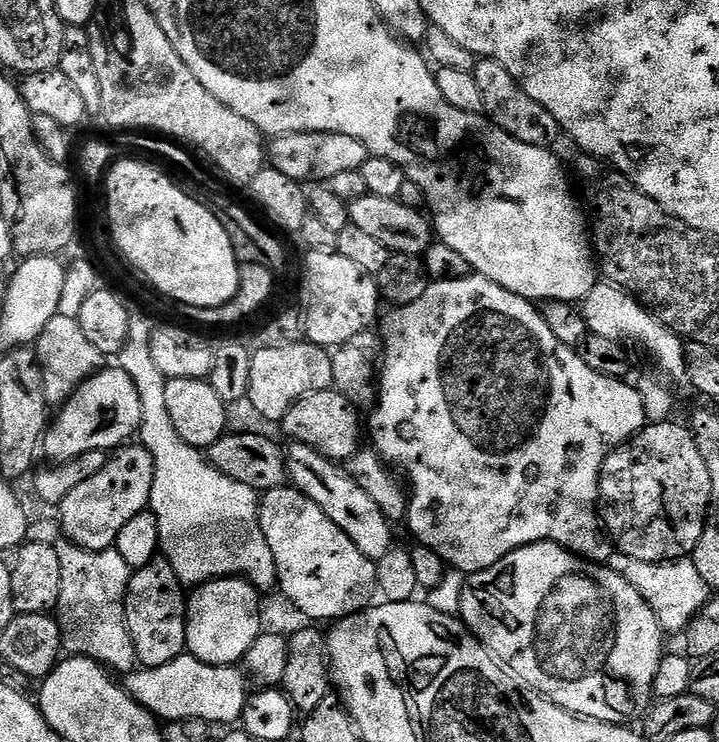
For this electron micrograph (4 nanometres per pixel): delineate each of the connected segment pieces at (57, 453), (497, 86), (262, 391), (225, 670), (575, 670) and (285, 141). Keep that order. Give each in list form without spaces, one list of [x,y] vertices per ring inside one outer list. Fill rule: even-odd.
[[[105,366],[89,376],[84,383],[76,387],[69,400],[59,405],[57,414],[49,423],[42,441],[43,455],[48,455],[52,462],[63,462],[75,456],[86,454],[87,451],[104,451],[107,454],[129,443],[139,433],[142,422],[142,398],[138,394],[138,386],[126,370],[119,366]]]
[[[477,59],[474,73],[479,88],[482,90],[482,102],[484,103],[483,115],[490,121],[492,127],[500,128],[506,134],[518,138],[518,142],[526,142],[530,146],[539,148],[552,148],[557,136],[560,135],[560,123],[522,86],[506,69],[493,60]]]
[[[301,342],[273,348],[257,348],[252,352],[247,399],[252,400],[253,410],[264,420],[283,421],[290,406],[301,396],[308,396],[311,392],[326,392],[332,387],[332,357],[329,349]]]
[[[191,654],[174,658],[174,662],[166,662],[166,666],[133,670],[123,677],[122,684],[160,722],[204,719],[211,726],[235,725],[250,695],[249,681],[239,667],[214,666],[207,659],[200,657],[199,660]]]
[[[539,540],[536,544],[516,548],[510,554],[506,554],[506,558],[494,562],[494,566],[481,572],[471,573],[464,582],[459,619],[511,675],[522,678],[544,699],[553,700],[558,707],[564,708],[576,716],[597,720],[603,724],[628,726],[633,723],[631,720],[639,721],[654,703],[654,678],[658,674],[660,660],[666,654],[666,648],[664,648],[666,633],[660,627],[654,610],[650,610],[650,606],[644,601],[642,594],[638,594],[638,590],[634,590],[634,586],[630,586],[628,579],[618,575],[613,568],[600,562],[589,562],[583,556],[568,551],[567,548],[552,540]]]
[[[295,132],[285,136],[277,136],[267,145],[266,160],[274,170],[282,170],[286,178],[294,178],[301,182],[331,182],[334,174],[359,172],[367,162],[369,152],[358,138],[350,138],[346,134],[330,134],[329,132]]]

